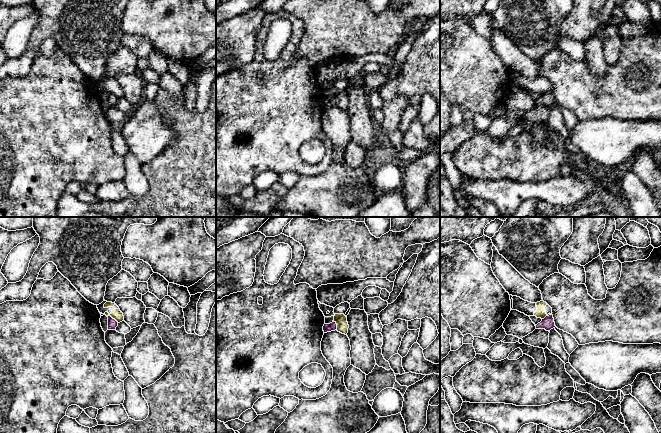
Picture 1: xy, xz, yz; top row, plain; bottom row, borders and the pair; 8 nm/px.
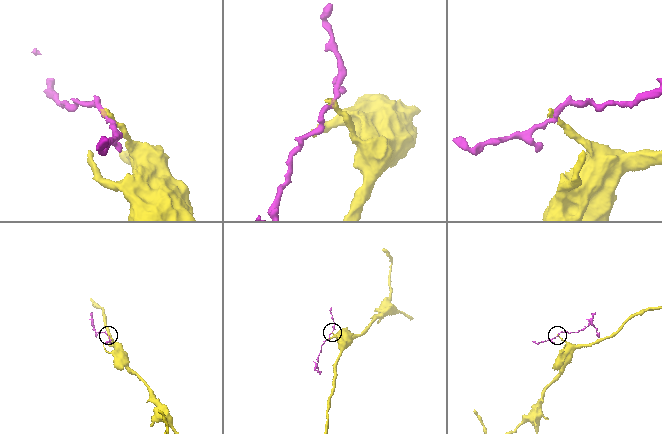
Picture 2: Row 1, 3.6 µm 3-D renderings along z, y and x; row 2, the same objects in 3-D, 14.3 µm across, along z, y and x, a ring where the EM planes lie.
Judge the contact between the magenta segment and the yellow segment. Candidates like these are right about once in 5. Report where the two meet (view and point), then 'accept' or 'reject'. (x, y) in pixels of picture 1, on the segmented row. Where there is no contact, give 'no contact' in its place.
xz (336, 325) | reject

